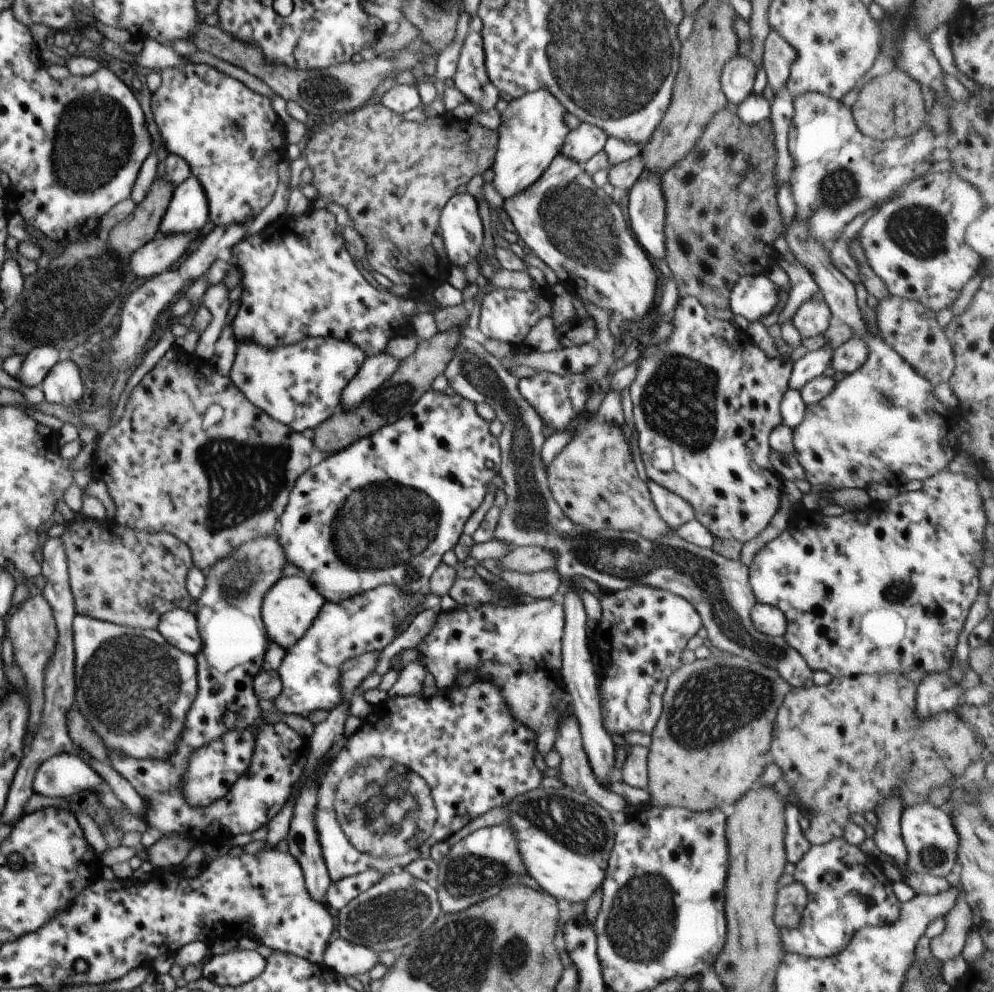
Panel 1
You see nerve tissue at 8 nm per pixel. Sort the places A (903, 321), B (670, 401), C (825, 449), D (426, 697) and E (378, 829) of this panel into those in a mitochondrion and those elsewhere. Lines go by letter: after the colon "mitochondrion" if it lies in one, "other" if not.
A: other
B: mitochondrion
C: other
D: other
E: mitochondrion

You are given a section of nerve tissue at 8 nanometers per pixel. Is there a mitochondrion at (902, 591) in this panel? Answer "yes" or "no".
yes

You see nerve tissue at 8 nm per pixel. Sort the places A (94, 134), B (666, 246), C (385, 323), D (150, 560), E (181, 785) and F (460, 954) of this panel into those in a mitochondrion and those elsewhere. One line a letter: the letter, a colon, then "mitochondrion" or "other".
A: mitochondrion
B: other
C: other
D: other
E: other
F: mitochondrion

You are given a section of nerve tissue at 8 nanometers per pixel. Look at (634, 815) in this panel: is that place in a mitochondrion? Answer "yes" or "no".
no

